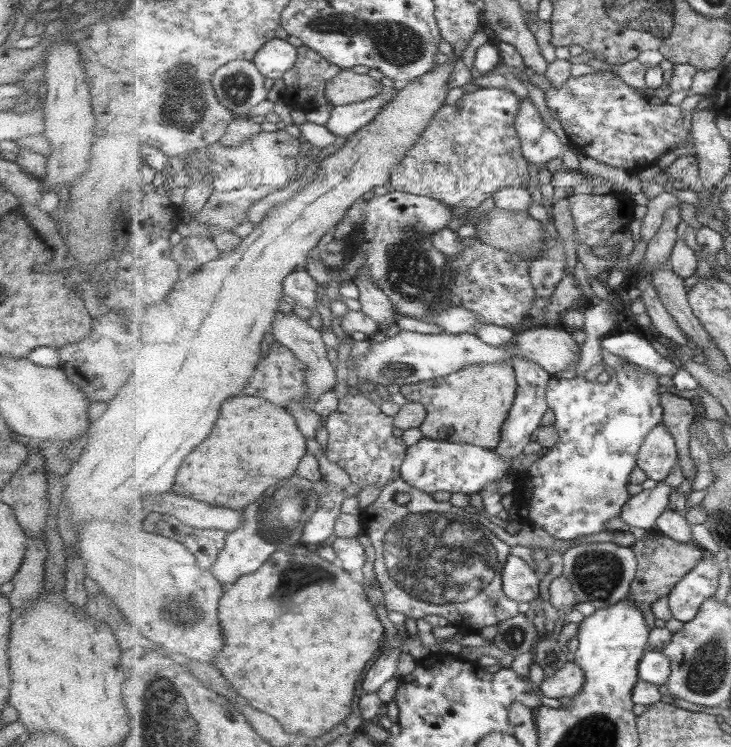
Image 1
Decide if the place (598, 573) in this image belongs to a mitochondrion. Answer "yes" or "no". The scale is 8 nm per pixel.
yes

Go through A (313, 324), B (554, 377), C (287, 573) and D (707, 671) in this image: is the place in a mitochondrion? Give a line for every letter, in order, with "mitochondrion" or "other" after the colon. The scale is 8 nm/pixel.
A: other
B: other
C: mitochondrion
D: mitochondrion

